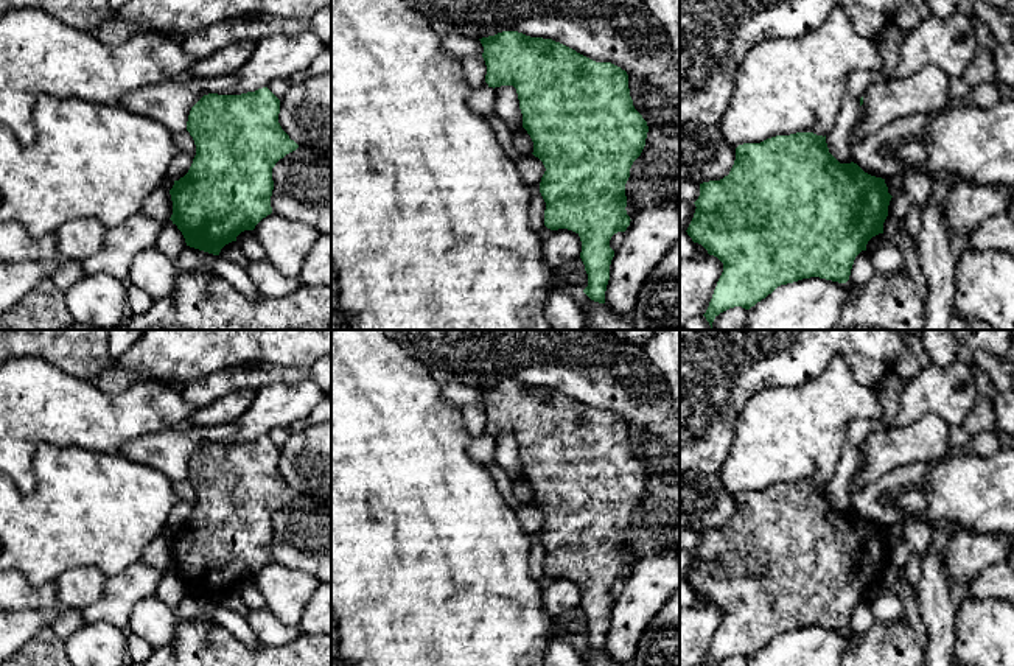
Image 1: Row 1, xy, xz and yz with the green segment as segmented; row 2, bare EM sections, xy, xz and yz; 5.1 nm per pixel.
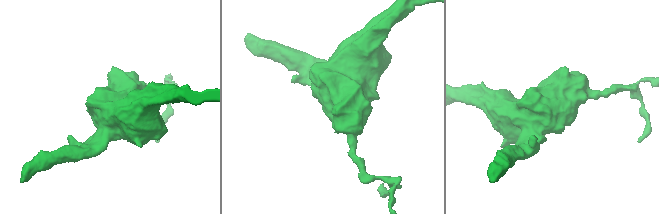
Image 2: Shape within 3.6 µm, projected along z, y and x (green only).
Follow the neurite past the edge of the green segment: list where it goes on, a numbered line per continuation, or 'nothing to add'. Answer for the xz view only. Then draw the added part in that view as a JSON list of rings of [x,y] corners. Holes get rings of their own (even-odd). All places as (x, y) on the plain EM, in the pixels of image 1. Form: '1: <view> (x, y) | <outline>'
nothing to add

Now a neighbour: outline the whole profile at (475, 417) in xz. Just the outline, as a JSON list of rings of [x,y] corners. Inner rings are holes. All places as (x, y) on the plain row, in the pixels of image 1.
[[[465,405],[459,408],[463,423],[471,437],[488,436],[485,431],[487,414],[482,405]]]

